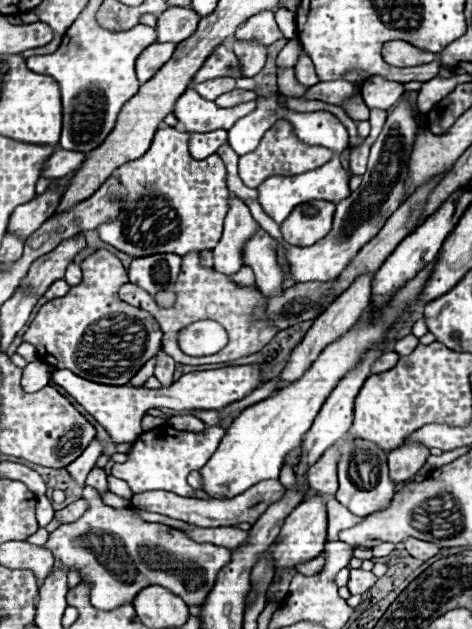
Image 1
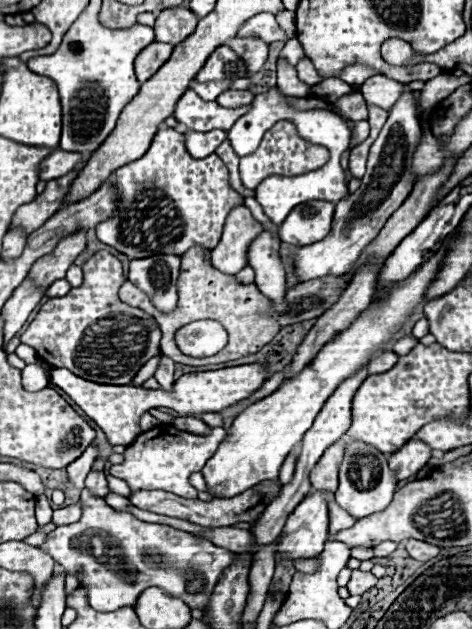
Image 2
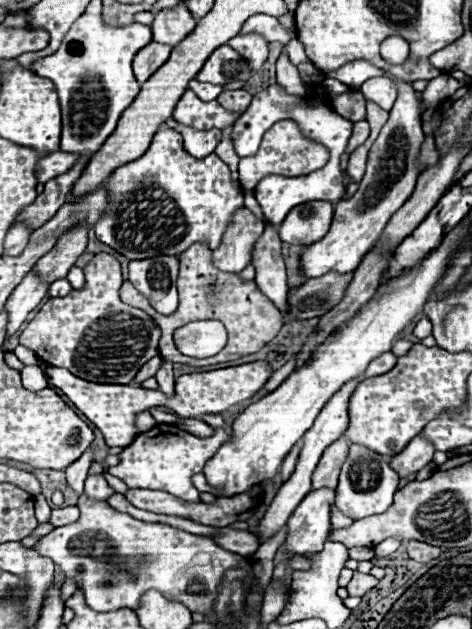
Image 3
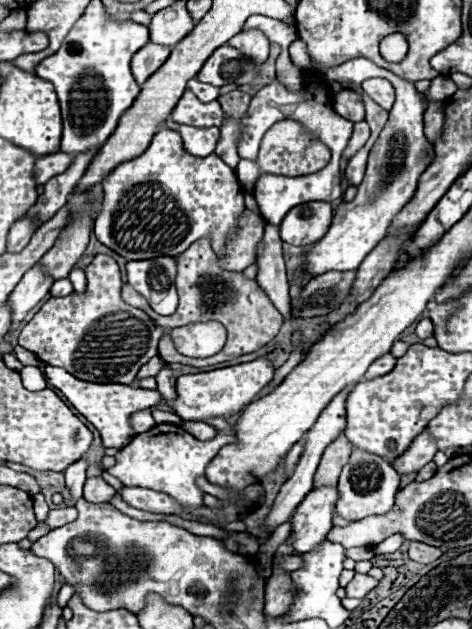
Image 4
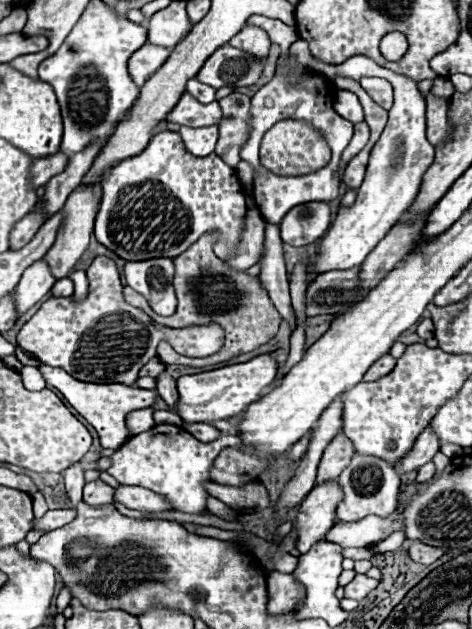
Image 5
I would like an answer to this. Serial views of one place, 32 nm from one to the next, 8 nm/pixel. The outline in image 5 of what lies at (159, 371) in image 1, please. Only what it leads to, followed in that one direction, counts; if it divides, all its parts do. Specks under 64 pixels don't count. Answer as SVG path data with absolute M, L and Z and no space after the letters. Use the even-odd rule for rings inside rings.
M164 370L158 378L158 386L156 386L156 390L158 390L158 394L162 396L162 400L174 410L174 404L176 404L176 400L178 400L178 392L176 392L176 380Z

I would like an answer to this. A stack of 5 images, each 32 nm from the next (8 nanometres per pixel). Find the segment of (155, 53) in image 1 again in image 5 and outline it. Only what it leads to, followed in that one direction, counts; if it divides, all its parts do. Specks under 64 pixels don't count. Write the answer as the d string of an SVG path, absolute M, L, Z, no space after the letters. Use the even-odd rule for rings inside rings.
M144 44L128 60L128 72L130 72L132 80L138 86L142 86L150 78L150 74L154 74L168 60L168 56L170 56L170 50L166 50L162 46Z

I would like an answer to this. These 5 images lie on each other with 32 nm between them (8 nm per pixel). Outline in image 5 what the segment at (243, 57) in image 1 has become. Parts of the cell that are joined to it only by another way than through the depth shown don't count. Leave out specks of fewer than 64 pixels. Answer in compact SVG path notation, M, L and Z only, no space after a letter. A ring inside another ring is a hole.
M246 26L230 40L230 46L244 50L248 54L254 54L254 58L258 58L258 60L264 60L270 50L270 40L264 30L256 28L256 26Z

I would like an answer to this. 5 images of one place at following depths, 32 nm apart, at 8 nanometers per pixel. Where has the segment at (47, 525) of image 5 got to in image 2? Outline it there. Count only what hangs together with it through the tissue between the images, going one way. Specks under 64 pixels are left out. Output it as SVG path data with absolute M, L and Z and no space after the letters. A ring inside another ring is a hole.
M76 502L76 504L70 504L70 506L66 506L66 508L54 510L52 520L54 520L58 526L62 526L62 524L72 524L72 522L76 522L76 520L80 518L80 514L82 514L82 502Z

